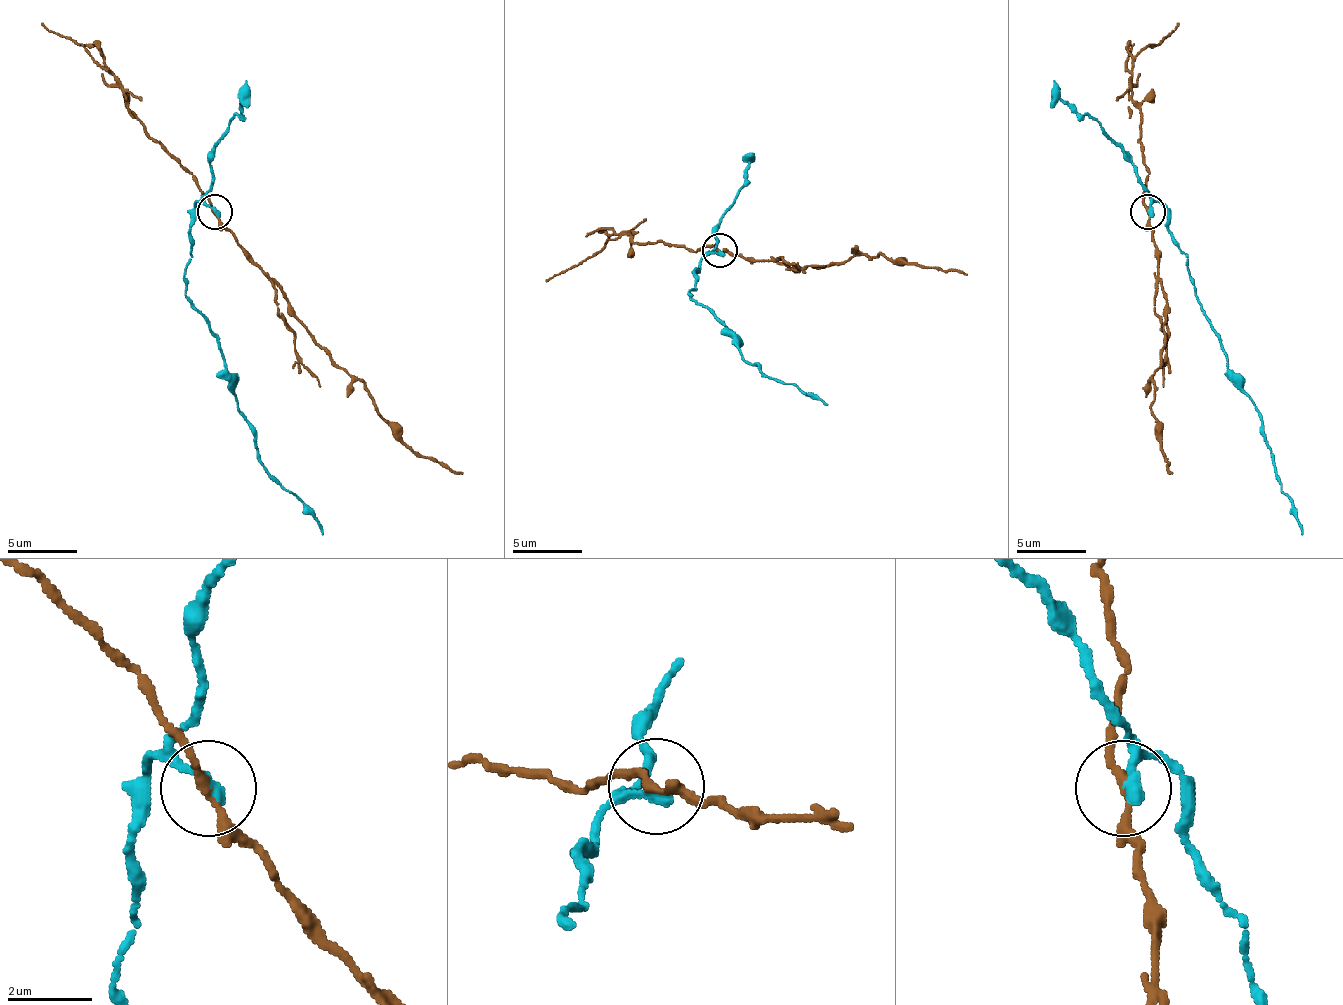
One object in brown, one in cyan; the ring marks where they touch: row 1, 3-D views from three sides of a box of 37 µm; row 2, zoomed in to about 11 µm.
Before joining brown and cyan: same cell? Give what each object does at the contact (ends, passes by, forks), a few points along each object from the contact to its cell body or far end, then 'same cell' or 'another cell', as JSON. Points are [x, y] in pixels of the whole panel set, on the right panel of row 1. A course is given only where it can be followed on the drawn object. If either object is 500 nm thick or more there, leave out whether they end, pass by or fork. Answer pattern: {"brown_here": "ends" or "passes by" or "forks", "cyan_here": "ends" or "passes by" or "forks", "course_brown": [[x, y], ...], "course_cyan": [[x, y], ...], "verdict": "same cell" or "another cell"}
{"brown_here": "passes by", "cyan_here": "ends", "course_brown": [[1148, 213], [1159, 289], [1166, 296], [1162, 365], [1152, 376], [1155, 435], [1173, 473]], "course_cyan": [[1148, 213], [1155, 202], [1166, 209], [1193, 296], [1221, 341], [1228, 379], [1256, 407], [1301, 535]], "verdict": "another cell"}

